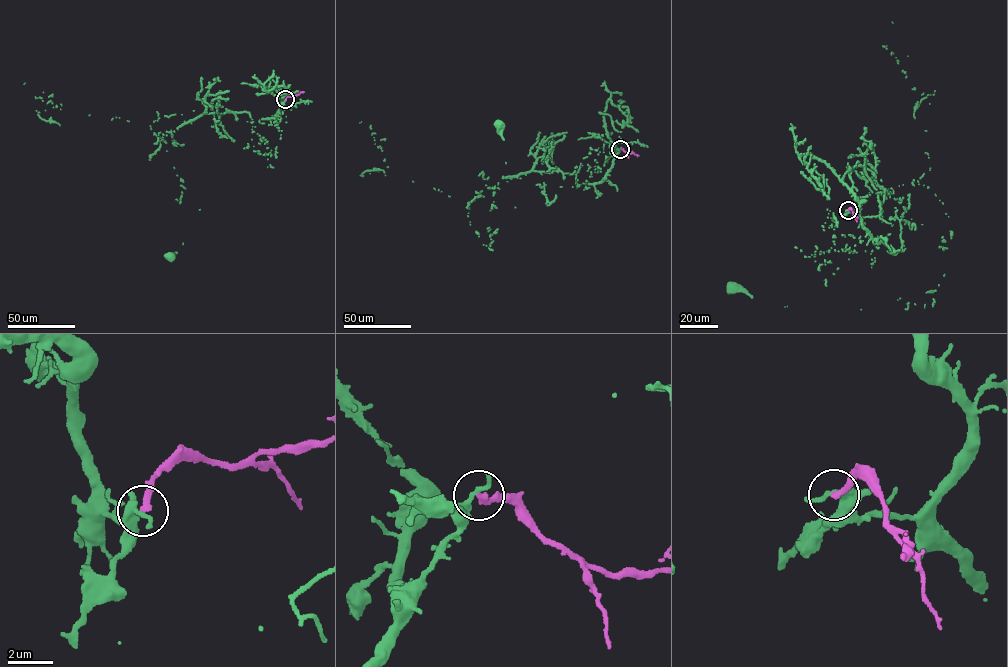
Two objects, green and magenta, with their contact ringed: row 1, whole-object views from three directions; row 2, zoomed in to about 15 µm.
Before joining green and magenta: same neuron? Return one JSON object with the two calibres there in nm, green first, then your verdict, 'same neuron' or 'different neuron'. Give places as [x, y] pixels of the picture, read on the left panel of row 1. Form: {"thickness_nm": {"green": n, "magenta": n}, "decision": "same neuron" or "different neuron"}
{"thickness_nm": {"green": 280, "magenta": 280}, "decision": "different neuron"}

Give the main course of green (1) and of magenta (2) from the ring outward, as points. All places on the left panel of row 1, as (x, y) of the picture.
1: (285, 99), (274, 118), (203, 113), (163, 138), (150, 125), (180, 178), (177, 200), (199, 210), (170, 257)
2: (285, 99), (304, 92)

